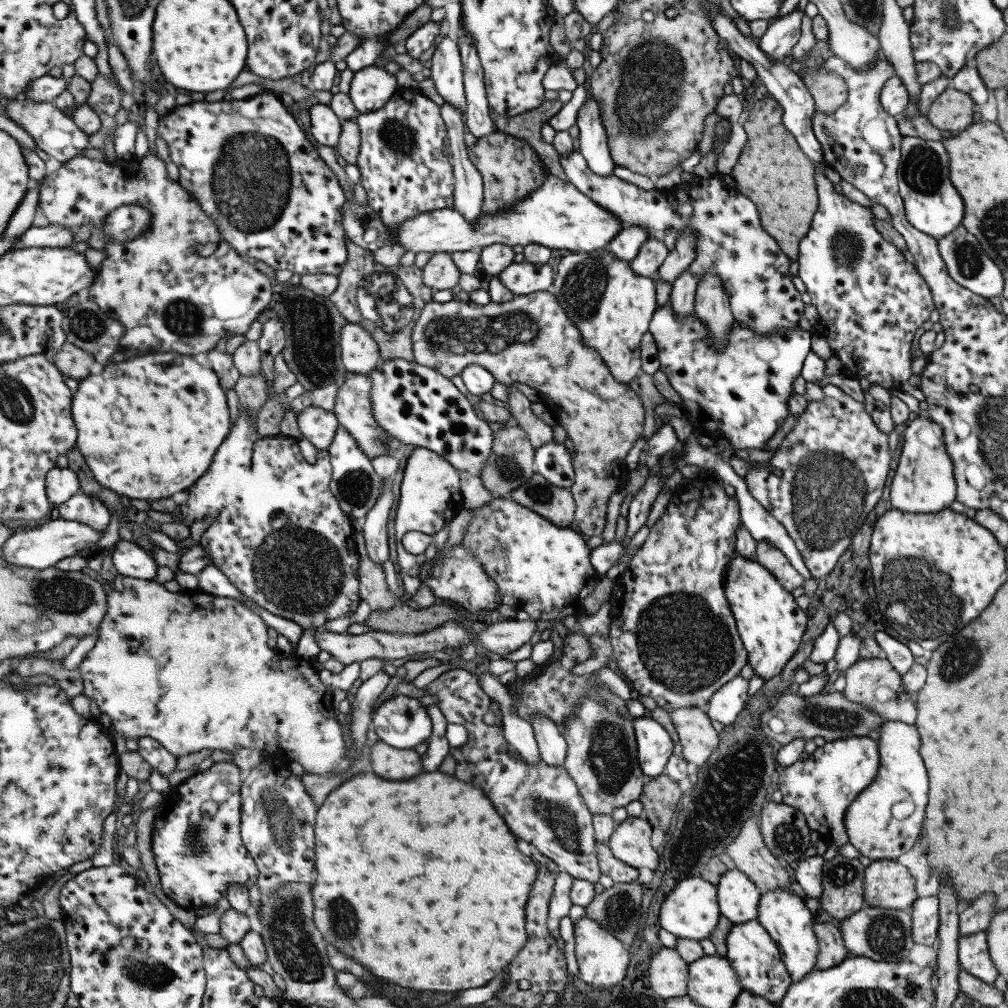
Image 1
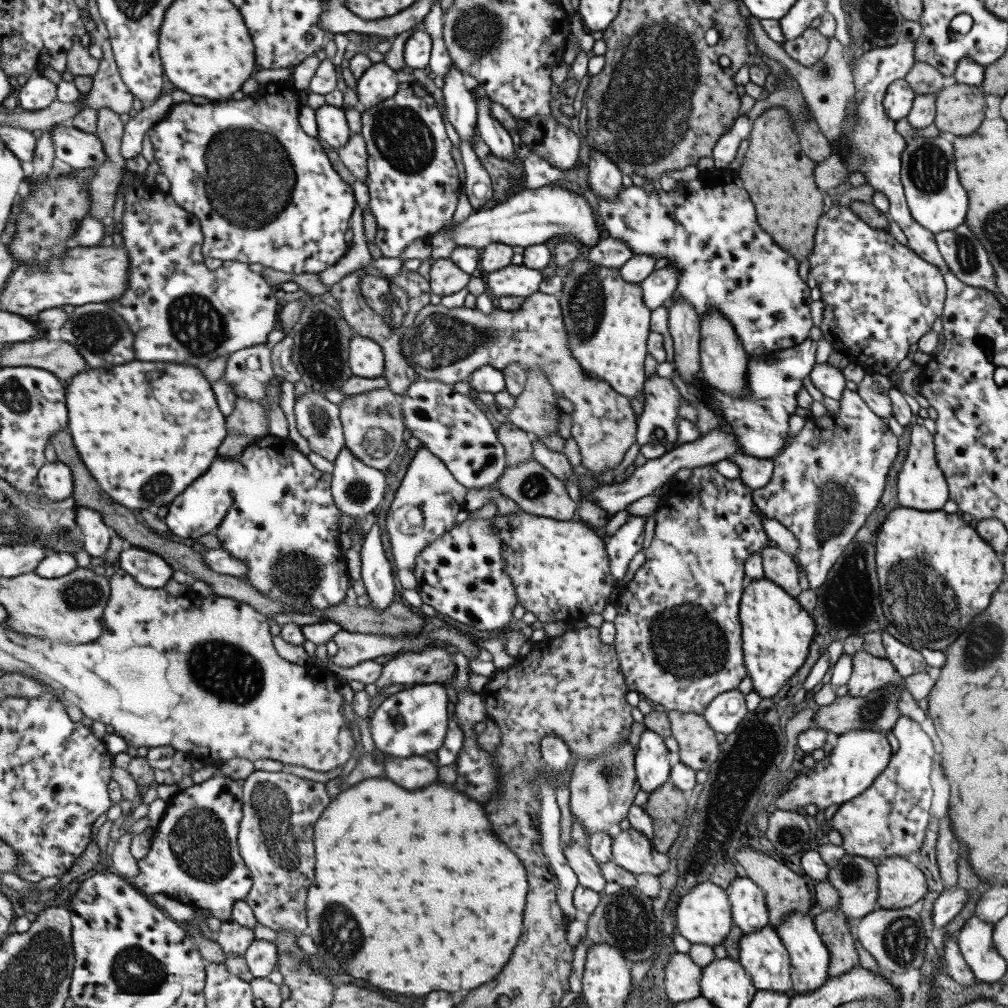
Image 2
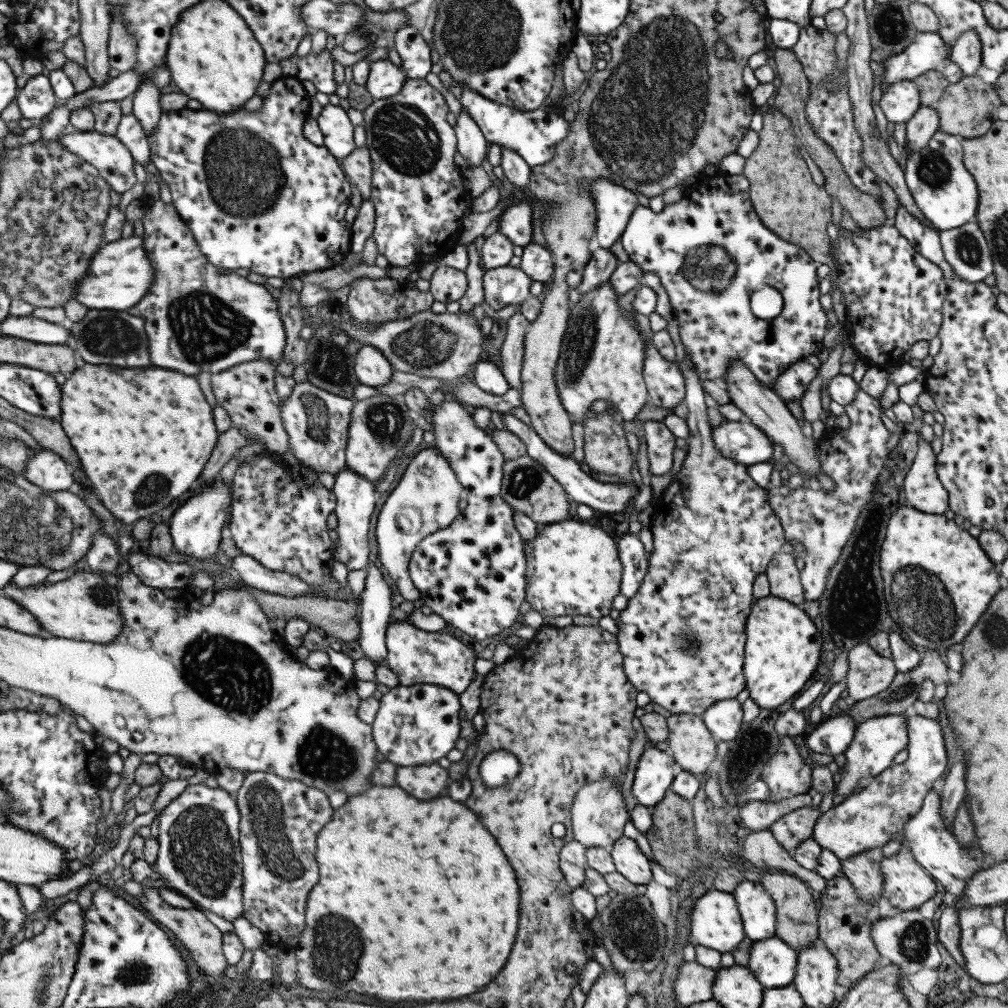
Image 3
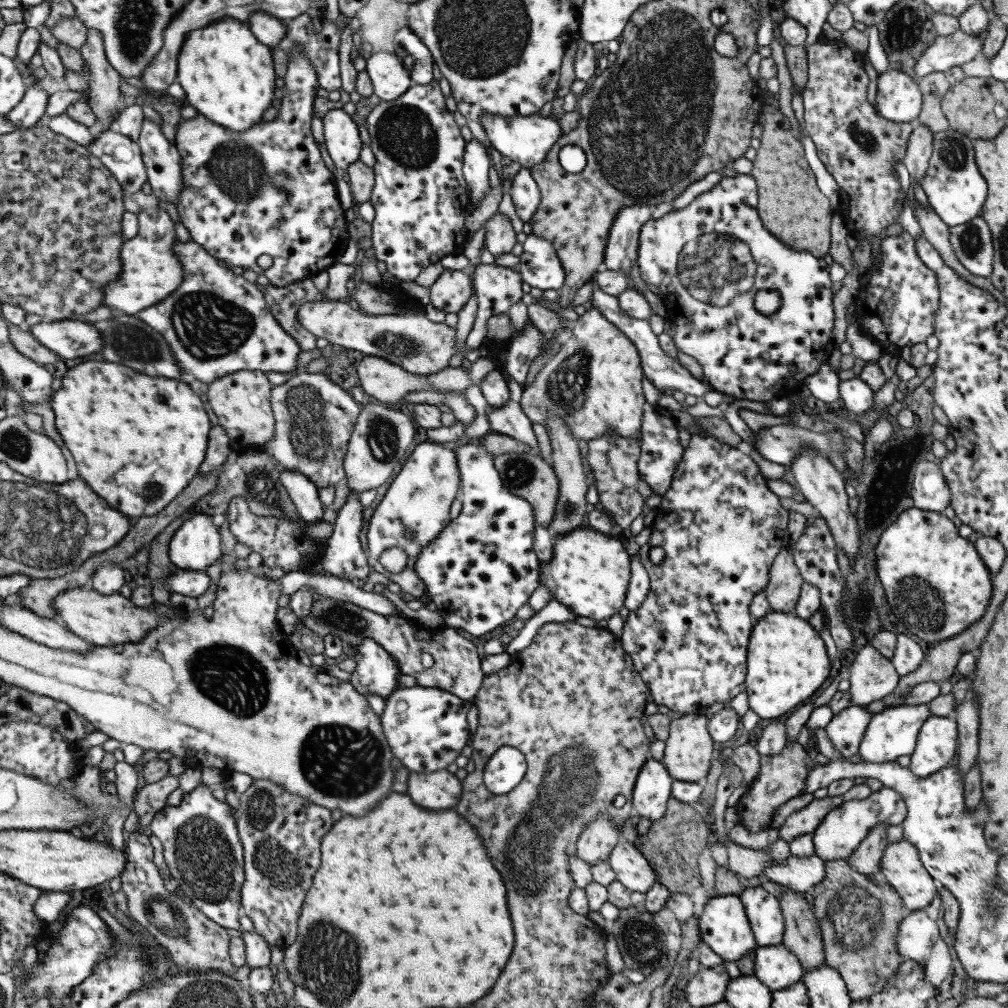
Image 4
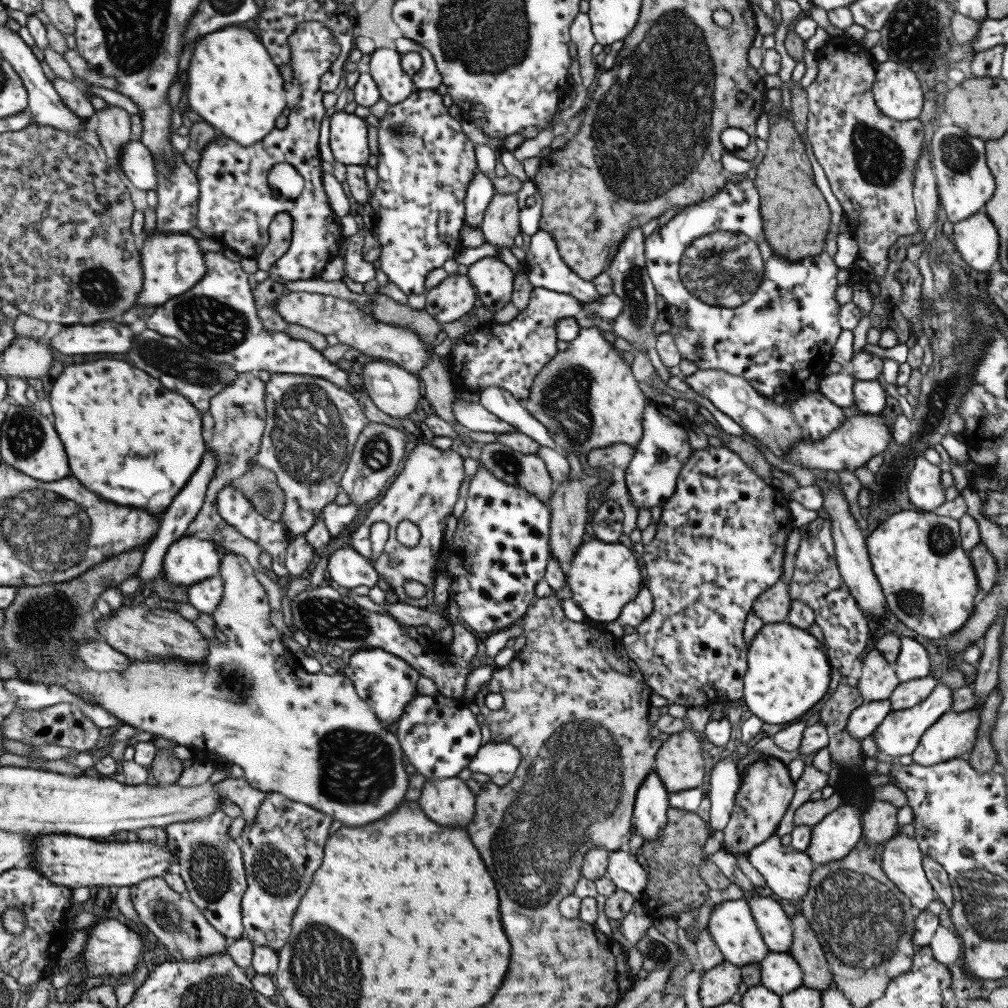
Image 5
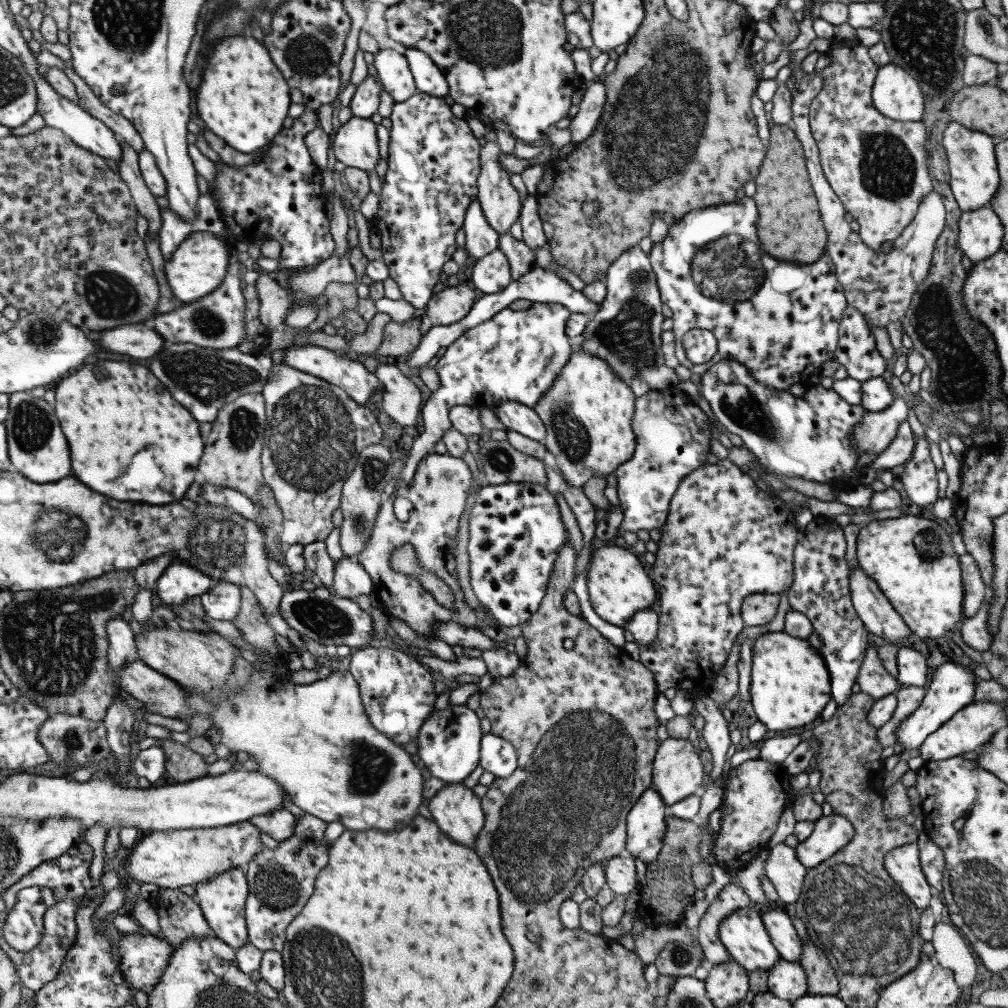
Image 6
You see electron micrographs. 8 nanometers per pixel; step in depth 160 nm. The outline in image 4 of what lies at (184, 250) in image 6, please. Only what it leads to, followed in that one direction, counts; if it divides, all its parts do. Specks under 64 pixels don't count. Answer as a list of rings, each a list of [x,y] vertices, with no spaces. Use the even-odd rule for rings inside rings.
[[[163,207],[143,208],[137,215],[137,234],[124,240],[119,247],[121,268],[119,276],[102,288],[102,305],[129,315],[152,306],[169,296],[179,286],[182,268],[172,252],[175,237],[174,224]]]

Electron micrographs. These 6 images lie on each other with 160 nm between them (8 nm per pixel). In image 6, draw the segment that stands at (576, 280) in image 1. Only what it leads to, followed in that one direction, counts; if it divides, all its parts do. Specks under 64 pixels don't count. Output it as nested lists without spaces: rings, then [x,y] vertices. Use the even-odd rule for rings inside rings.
[[[581,349],[571,352],[551,386],[541,393],[532,406],[533,412],[542,420],[546,430],[543,446],[547,452],[553,454],[555,466],[567,485],[582,488],[593,476],[604,480],[622,462],[631,458],[635,446],[635,435],[631,428],[635,399],[629,385],[615,376],[605,360],[591,356]]]

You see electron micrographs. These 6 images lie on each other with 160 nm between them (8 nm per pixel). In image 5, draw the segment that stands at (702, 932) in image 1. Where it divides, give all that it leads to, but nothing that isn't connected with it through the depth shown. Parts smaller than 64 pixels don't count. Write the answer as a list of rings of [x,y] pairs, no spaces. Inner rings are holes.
[[[743,898],[719,901],[714,905],[708,916],[706,931],[723,955],[724,960],[737,967],[749,963],[759,964],[764,954],[769,951],[762,941],[755,921],[751,916],[748,901]]]

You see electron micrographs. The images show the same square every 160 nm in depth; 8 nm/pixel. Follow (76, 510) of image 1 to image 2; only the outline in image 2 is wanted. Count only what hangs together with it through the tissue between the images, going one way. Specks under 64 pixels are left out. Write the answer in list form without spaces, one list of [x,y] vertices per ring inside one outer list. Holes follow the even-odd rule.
[[[77,505],[77,520],[79,532],[82,532],[82,550],[95,562],[101,562],[105,550],[107,550],[112,529],[103,521],[102,516],[96,510],[86,506]]]

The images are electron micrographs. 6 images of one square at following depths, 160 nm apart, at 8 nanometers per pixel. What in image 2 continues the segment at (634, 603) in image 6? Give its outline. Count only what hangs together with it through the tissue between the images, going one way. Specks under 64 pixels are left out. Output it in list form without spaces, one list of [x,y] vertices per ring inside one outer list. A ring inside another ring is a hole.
[[[517,509],[511,514],[496,513],[492,530],[500,540],[515,597],[537,621],[577,623],[590,613],[603,612],[615,580],[609,573],[604,541],[595,529],[581,521],[558,521]]]

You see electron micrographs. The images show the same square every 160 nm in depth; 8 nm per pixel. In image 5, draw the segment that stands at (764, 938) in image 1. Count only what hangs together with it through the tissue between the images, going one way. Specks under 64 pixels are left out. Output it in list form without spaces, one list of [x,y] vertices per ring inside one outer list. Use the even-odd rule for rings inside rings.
[[[767,951],[759,962],[760,984],[773,994],[784,995],[802,985],[802,972],[788,953]]]

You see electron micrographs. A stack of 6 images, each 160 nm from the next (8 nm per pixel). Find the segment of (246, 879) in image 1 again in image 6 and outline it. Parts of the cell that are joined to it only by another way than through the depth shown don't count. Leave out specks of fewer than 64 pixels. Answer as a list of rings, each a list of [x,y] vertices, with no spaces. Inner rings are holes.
[[[235,865],[195,885],[193,898],[201,909],[203,918],[208,927],[213,930],[214,936],[230,947],[240,947],[248,942],[246,924],[244,921],[244,902],[248,893],[248,884],[243,867]]]

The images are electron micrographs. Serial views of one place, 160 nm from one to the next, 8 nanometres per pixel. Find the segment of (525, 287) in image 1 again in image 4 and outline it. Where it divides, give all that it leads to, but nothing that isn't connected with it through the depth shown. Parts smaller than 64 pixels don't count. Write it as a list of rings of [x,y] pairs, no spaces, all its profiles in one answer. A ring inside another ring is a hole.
[[[479,262],[476,266],[474,266],[470,277],[472,282],[472,292],[477,301],[476,317],[473,321],[471,330],[469,330],[467,336],[465,336],[463,346],[465,351],[451,356],[447,363],[449,367],[459,367],[464,355],[466,357],[466,354],[469,351],[474,349],[477,350],[482,339],[485,338],[484,327],[486,320],[490,316],[505,313],[512,304],[518,302],[521,296],[523,296],[523,292],[521,291],[522,278],[518,271],[515,271],[515,268],[510,269],[509,267],[496,265],[495,263],[483,264]]]

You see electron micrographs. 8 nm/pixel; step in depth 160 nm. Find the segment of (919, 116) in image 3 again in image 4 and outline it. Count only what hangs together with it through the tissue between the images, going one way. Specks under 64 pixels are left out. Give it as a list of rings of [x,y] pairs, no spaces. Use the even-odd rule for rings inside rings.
[[[918,122],[913,124],[909,140],[907,140],[907,150],[902,157],[902,163],[910,176],[910,184],[920,184],[922,176],[925,174],[928,158],[932,152],[932,132],[925,125]]]

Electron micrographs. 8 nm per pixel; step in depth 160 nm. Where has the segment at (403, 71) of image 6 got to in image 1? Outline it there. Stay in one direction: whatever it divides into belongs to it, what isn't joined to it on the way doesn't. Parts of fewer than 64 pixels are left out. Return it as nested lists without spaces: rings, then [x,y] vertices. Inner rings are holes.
[[[371,65],[353,73],[347,96],[357,115],[382,108],[397,90],[396,78],[384,69]]]

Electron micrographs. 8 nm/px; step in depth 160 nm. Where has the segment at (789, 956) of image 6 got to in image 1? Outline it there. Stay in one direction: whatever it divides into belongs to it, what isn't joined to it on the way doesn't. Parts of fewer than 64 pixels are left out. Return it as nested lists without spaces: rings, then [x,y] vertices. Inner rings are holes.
[[[727,869],[714,887],[719,912],[727,920],[741,924],[756,918],[760,892],[742,871]]]

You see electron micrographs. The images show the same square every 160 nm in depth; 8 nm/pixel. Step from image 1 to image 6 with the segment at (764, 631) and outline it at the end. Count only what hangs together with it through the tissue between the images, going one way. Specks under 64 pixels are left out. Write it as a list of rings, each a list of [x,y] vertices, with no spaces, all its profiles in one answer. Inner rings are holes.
[[[769,632],[754,638],[751,642],[749,702],[756,720],[766,726],[771,734],[791,730],[809,724],[820,716],[823,706],[831,699],[830,682],[826,664],[819,652],[809,645],[807,639],[798,639],[785,632]]]

